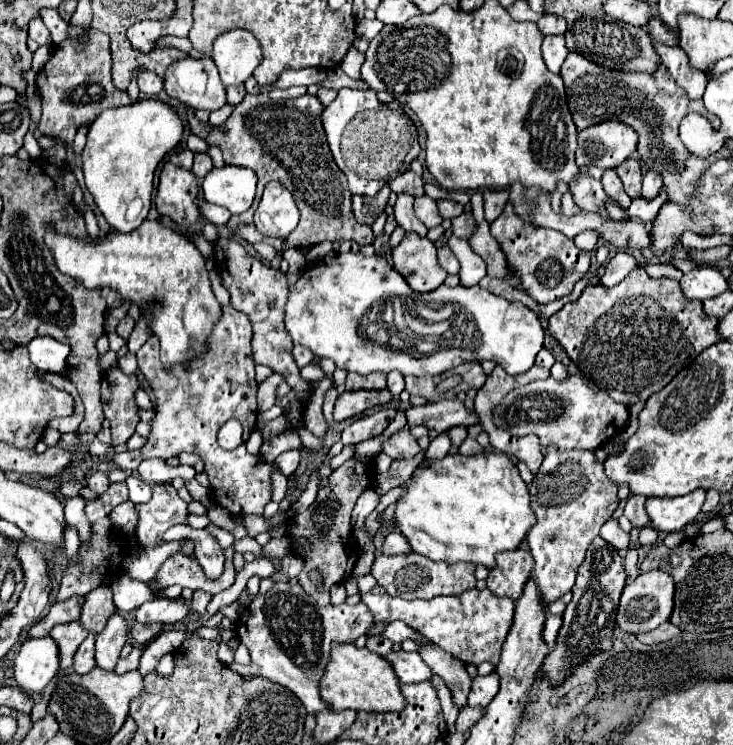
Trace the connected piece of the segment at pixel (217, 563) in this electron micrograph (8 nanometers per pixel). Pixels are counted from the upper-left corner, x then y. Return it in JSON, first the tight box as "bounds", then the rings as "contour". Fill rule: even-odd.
{"bounds":[162,524,224,580],"contour":[[[183,524],[168,529],[162,535],[165,542],[183,538],[192,538],[196,542],[198,564],[204,568],[204,574],[210,580],[216,580],[222,574],[222,566],[224,566],[224,550],[216,542],[216,538],[207,529],[188,528]]]}

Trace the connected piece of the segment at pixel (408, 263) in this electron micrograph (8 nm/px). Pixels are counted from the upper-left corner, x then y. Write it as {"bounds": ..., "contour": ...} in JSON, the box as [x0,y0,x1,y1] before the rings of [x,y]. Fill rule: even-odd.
{"bounds":[391,234,448,292],"contour":[[[406,234],[396,248],[391,249],[394,268],[404,276],[416,292],[432,292],[444,284],[448,272],[438,264],[436,246],[428,238]]]}

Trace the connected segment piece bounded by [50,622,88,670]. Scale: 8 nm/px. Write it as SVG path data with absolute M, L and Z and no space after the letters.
M72 622L64 626L54 626L50 636L54 638L60 650L60 668L66 670L72 666L72 656L78 650L80 642L88 636L88 632L84 632L84 628L78 626L78 622Z

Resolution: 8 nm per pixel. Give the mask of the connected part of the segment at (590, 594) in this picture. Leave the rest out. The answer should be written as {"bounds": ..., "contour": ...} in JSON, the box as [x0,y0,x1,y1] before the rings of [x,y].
{"bounds":[540,536,626,688],"contour":[[[596,536],[592,548],[588,548],[584,564],[578,570],[578,578],[572,588],[574,598],[562,614],[562,628],[558,632],[556,644],[540,666],[542,676],[548,678],[552,688],[562,684],[572,674],[572,670],[578,668],[588,658],[612,648],[612,632],[616,626],[618,602],[624,586],[626,586],[626,572],[622,566],[620,552],[614,546],[610,546],[604,538]]]}

